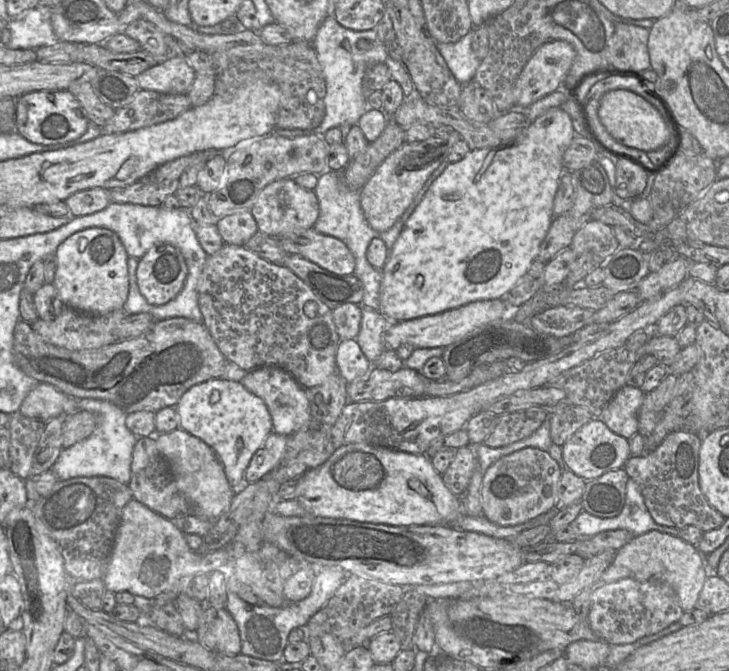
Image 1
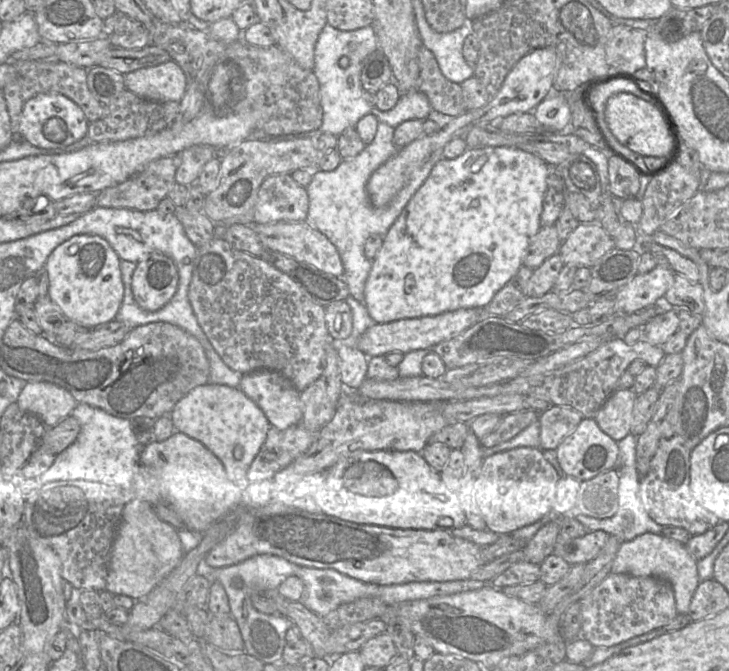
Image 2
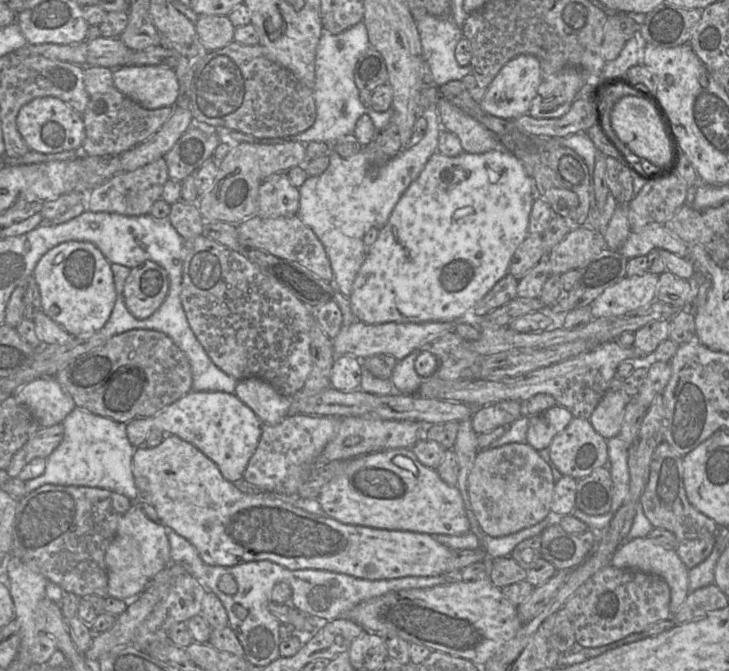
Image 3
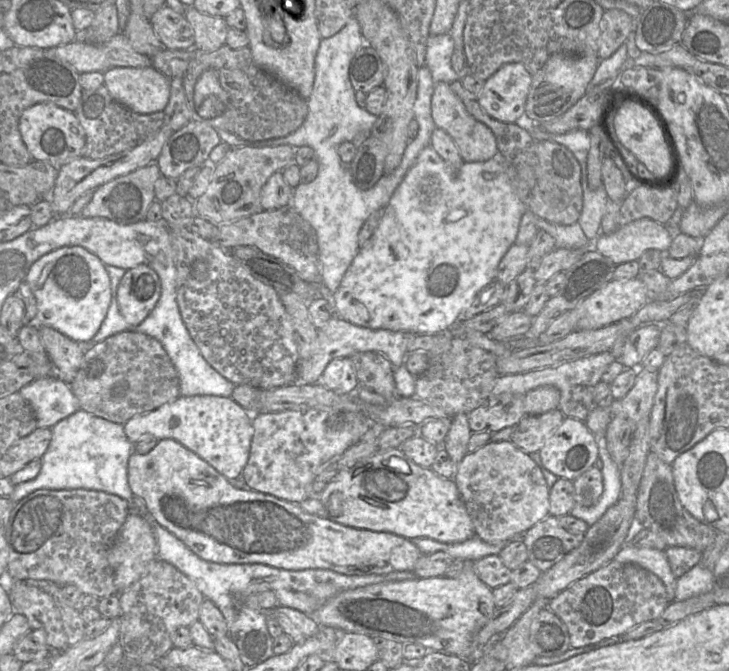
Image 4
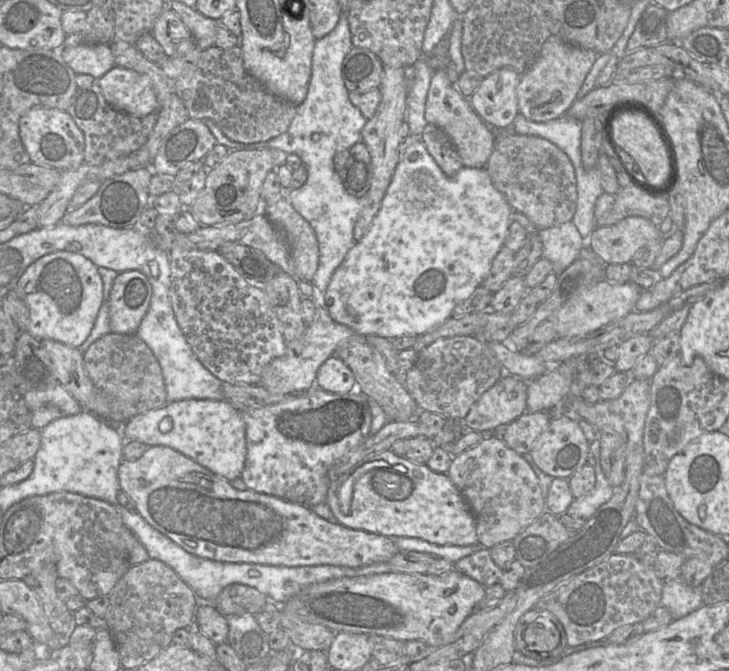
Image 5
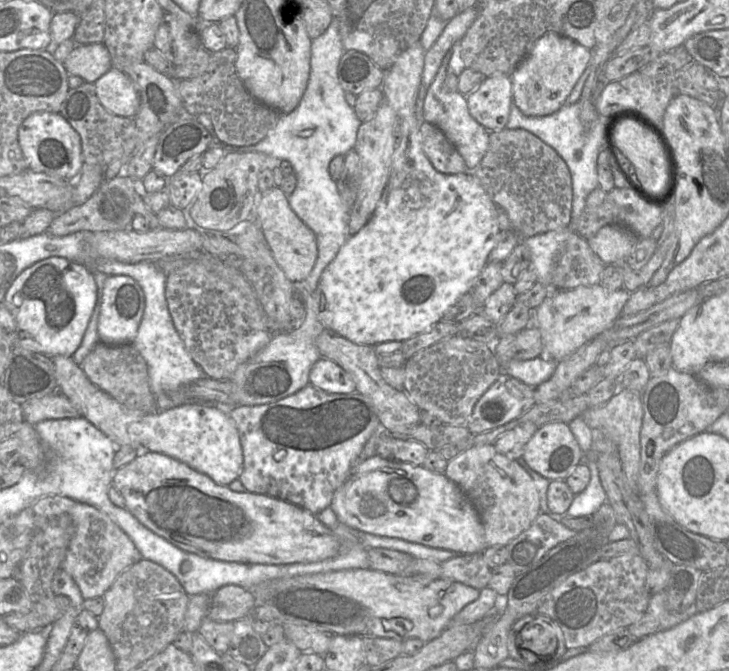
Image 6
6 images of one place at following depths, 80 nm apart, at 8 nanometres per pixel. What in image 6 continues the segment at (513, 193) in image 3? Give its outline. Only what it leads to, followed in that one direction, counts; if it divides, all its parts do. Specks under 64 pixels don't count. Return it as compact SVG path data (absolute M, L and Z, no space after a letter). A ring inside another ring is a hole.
M420 41L401 52L392 67L385 70L381 90L384 100L394 109L398 117L398 129L401 139L397 143L392 156L390 177L378 205L367 224L356 234L350 235L340 248L336 257L322 272L316 289L309 295L309 307L314 310L317 319L324 325L325 330L347 338L348 340L365 345L375 345L386 341L404 341L423 332L434 323L441 320L443 314L458 300L459 297L470 292L475 279L488 263L488 255L496 244L496 237L500 232L498 224L499 208L485 191L481 183L470 171L459 174L444 174L437 171L422 147L420 126L422 122L416 116L416 100L421 86L424 70L425 50Z

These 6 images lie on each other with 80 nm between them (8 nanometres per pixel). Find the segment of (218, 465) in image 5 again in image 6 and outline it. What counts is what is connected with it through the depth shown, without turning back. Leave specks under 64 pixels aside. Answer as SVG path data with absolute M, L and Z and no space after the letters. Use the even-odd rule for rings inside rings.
M187 402L147 413L139 423L140 452L165 454L207 475L220 485L228 486L239 478L243 468L243 451L238 430L226 408L215 403Z

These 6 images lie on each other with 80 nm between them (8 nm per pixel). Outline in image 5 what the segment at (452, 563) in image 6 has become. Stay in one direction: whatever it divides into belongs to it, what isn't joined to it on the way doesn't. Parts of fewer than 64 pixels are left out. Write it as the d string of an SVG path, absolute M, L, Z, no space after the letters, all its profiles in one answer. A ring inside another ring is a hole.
M480 549L454 563L454 569L477 581L485 588L499 582L502 568L491 559L489 549Z

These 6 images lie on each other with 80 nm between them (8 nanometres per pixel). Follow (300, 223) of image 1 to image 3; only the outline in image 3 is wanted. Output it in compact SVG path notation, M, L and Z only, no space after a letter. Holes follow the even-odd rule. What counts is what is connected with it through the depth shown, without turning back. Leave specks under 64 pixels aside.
M277 172L260 185L256 215L263 218L297 215L299 202L299 188L291 183L286 172Z

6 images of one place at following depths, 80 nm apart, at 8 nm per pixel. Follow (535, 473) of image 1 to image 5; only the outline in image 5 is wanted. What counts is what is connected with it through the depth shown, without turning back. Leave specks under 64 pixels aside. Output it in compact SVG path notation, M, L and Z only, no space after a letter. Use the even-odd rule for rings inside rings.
M486 436L475 446L452 457L447 475L459 489L473 513L479 544L484 549L491 549L501 542L513 540L545 511L546 500L535 472L524 457L509 448L499 436Z

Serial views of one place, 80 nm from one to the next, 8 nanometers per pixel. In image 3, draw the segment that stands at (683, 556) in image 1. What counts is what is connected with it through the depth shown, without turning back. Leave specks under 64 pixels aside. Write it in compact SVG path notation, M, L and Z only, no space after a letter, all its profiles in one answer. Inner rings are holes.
M647 537L636 538L621 544L612 556L611 565L619 569L638 570L661 577L667 583L670 590L669 607L671 616L677 613L689 594L689 570L681 562L676 551L666 549Z

